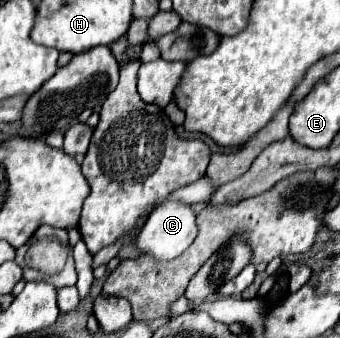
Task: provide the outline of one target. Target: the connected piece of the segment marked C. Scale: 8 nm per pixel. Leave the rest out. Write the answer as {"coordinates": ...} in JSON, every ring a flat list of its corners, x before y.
{"coordinates":[[167,199,151,211,147,223,143,225,143,229,139,233,137,247,141,247,143,253,153,255,155,259,175,259,177,255,181,255,195,241,197,231,199,231,199,227,197,227,195,207,187,205,179,199]]}

